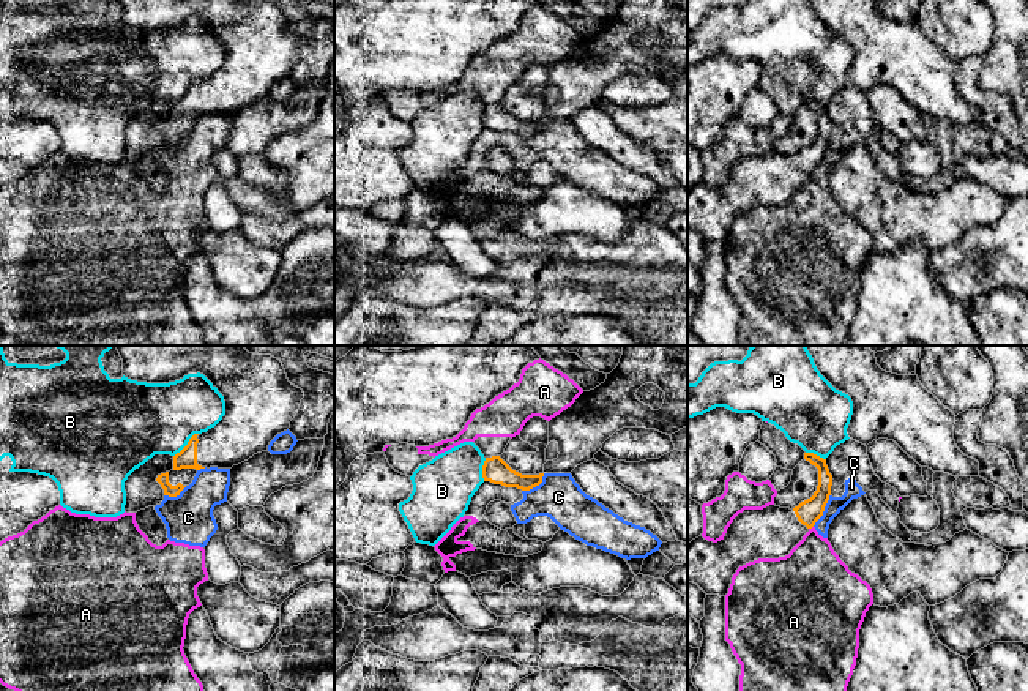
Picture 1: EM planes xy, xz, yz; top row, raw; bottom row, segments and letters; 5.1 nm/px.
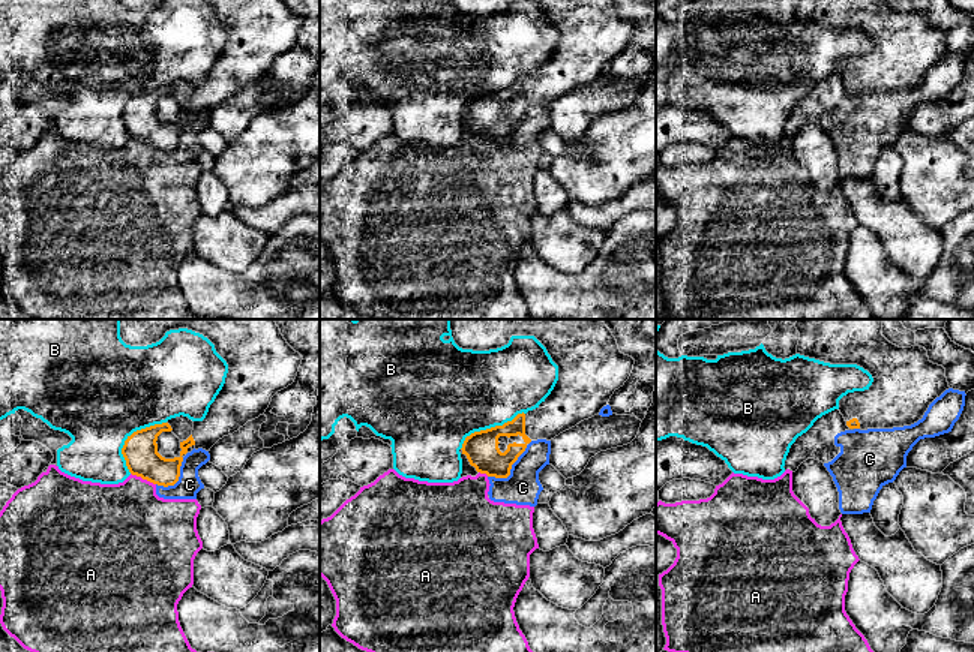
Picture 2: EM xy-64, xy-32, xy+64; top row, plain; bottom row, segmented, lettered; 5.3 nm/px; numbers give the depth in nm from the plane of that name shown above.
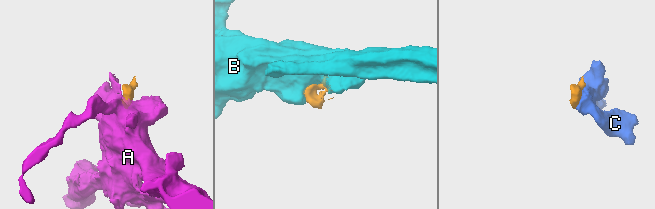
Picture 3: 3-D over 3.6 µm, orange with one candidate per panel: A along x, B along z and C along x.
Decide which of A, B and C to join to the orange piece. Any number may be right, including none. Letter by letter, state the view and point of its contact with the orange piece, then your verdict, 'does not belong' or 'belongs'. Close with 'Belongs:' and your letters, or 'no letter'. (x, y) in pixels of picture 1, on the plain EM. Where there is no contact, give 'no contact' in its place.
A: meets orange in yz at (811, 174); does not belong
B: meets orange in xy at (188, 90); does not belong
C: meets orange in yz at (823, 156); does not belong
Belongs: no letter

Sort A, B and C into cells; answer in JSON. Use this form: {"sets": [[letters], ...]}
{"sets": [["A", "C"], ["B"]]}

